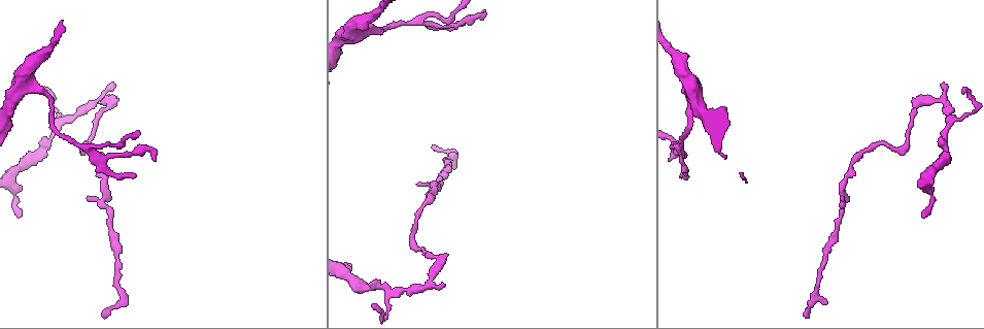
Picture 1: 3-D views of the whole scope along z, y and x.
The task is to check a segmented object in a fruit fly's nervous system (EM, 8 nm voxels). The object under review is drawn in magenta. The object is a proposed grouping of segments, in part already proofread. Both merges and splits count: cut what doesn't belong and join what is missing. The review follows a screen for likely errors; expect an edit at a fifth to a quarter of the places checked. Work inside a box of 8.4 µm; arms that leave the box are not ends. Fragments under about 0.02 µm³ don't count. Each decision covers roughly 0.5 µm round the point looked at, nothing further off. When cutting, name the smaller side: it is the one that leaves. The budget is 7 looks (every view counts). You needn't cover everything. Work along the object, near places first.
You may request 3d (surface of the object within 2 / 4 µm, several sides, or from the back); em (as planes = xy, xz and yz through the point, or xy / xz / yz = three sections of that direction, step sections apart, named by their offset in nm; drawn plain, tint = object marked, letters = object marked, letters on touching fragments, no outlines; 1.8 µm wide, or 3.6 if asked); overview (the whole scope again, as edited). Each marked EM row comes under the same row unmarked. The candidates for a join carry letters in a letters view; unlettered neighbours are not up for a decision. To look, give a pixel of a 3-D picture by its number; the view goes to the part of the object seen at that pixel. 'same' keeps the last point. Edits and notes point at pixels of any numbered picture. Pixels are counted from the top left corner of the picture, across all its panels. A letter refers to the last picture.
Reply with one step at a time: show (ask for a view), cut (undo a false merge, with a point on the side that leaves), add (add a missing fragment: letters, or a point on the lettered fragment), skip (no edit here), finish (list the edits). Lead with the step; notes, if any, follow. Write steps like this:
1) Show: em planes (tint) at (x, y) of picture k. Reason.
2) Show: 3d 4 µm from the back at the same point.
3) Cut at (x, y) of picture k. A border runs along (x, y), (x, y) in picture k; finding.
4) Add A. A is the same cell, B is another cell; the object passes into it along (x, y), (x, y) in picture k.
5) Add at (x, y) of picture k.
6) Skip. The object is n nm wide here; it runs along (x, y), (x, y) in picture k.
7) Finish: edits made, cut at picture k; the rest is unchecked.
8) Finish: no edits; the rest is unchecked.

Show: 3d 4 µm at (109, 212) of picture 1. Thin neck.

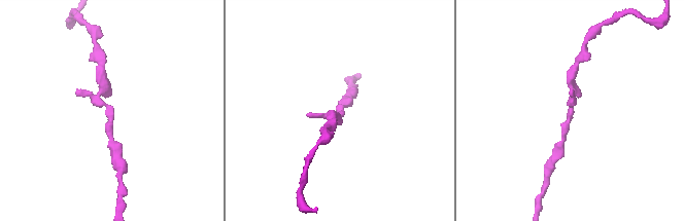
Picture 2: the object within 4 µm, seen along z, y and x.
Show: em planes (letters) at (572, 110) of picture 2. Now the EM.

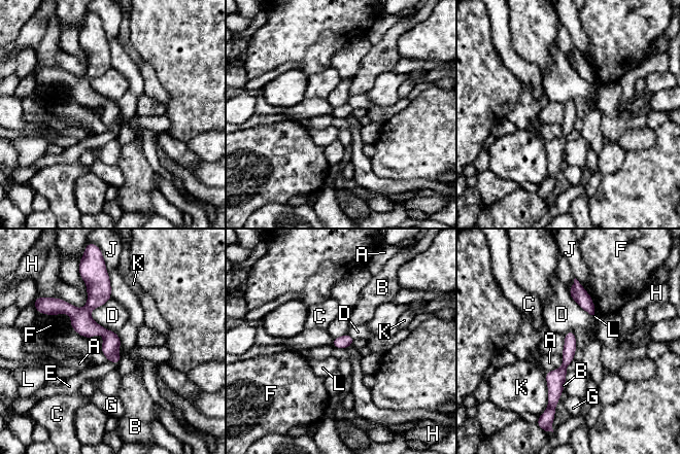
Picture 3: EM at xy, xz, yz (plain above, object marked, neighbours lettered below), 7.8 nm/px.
Skip. The object is 110 nm wide here; A, B, C, D, E, F, G, H, J, K and L are other cells; a border runs along (110, 298), (91, 316), (115, 333) in picture 3; one neuron here.

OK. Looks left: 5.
Show: 3d 2 µm from the back at (41, 149) of picture 1. Thick turns thin.

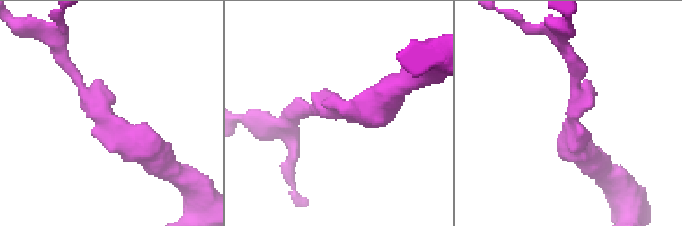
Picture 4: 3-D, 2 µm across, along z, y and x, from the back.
Show: em planes (letters) at (331, 107) of picture 4.

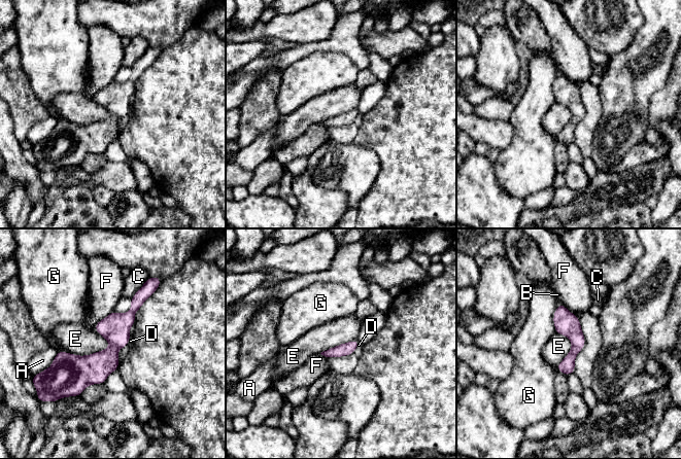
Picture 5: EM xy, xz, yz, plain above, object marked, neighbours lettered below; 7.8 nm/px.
Skip. The object is 100 nm wide here; A, B, C, D, E, F and G are other cells; it runs along (142, 291), (113, 349), (71, 391) in picture 5; all the same neuron.

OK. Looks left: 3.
Show: 3d 4 µm at (344, 33) of picture 1. Side arm on a straight run.

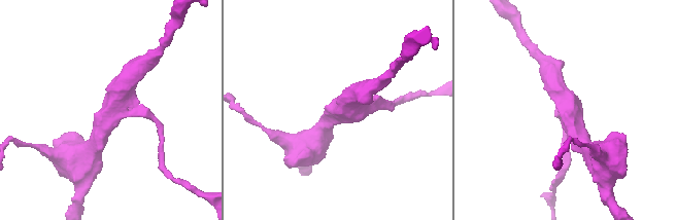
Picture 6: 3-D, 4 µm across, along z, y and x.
Show: em yz step 16 (tint) at (567, 117) of picture 6. 3 arms meet here; the arms are 180, 340, 360 nm wide; now the EM.

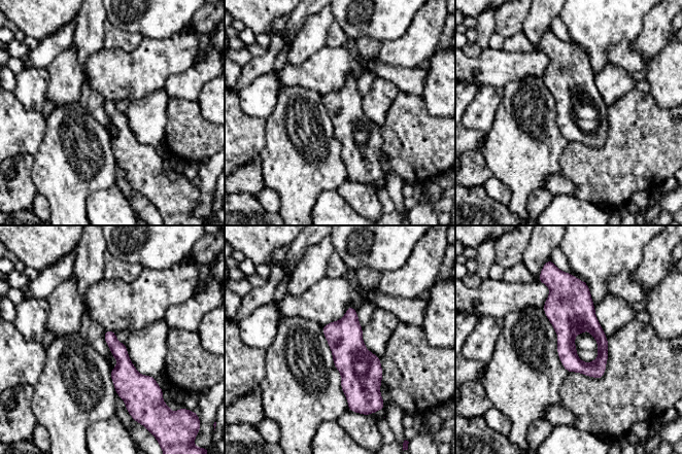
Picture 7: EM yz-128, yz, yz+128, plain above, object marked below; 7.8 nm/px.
Show: em planes (letters) at the same point.

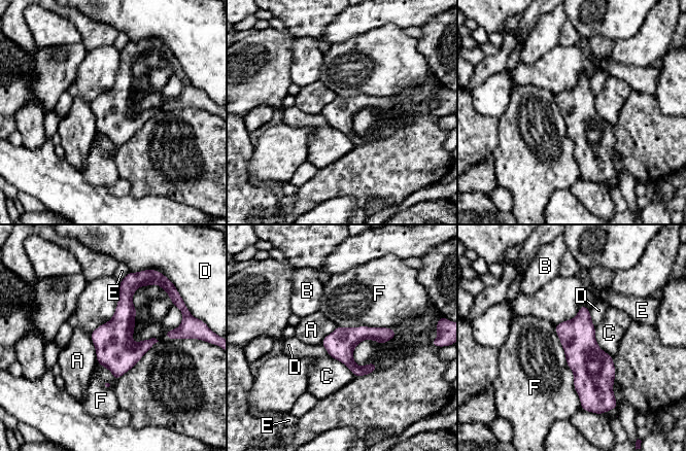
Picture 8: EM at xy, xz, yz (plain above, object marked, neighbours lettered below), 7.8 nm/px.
Skip. A, B, C, D, E and F are other cells; a border runs along (553, 325), (581, 408) in picture 8; all the same neuron.

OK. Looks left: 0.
Finish: no edits; the rest is unchecked.

